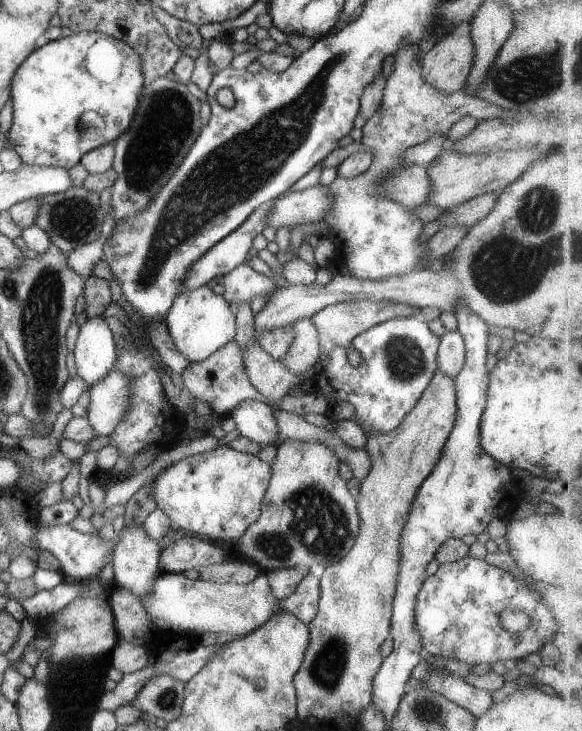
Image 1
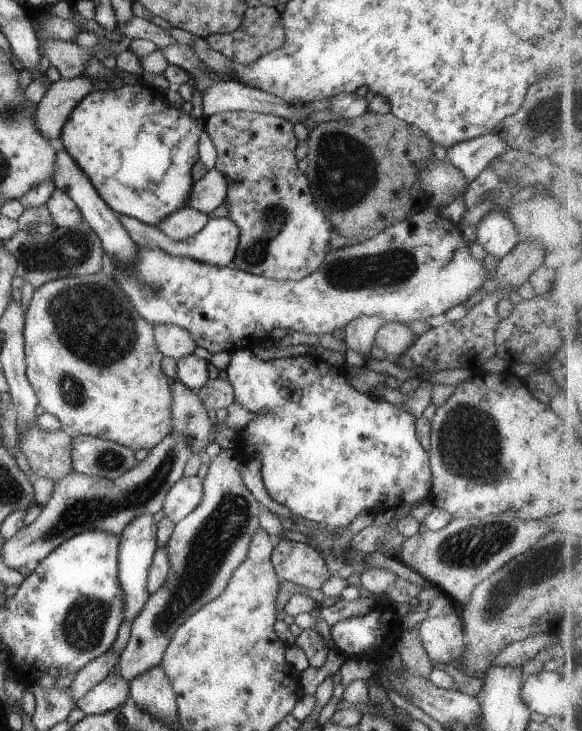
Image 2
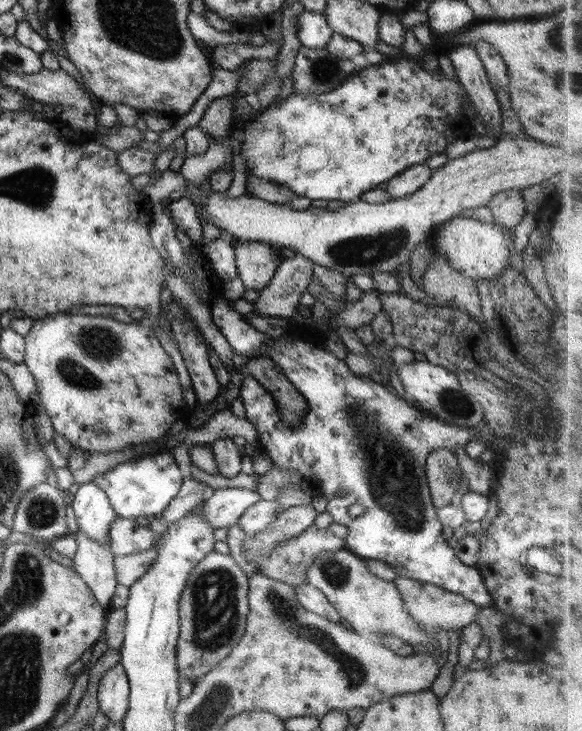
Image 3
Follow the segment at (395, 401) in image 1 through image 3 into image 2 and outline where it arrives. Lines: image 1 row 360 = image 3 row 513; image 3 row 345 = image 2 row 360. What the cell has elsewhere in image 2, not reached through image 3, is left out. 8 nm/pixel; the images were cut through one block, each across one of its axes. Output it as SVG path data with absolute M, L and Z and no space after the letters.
M237 350L230 353L230 358L232 360L225 371L228 382L231 382L234 389L235 402L238 402L242 408L246 408L248 412L255 412L260 416L260 418L255 417L252 419L242 430L237 432L237 440L233 447L234 453L240 458L242 463L249 460L260 460L260 464L262 464L260 466L262 482L270 498L273 498L282 506L287 506L292 514L296 514L296 516L301 518L308 518L308 520L314 520L314 522L328 525L332 528L346 528L362 513L376 514L386 510L396 510L400 505L416 505L431 496L432 470L430 468L429 456L427 450L424 450L424 447L418 440L415 427L416 418L408 410L397 407L385 400L379 400L373 394L358 392L350 384L346 373L329 372L330 370L327 368L322 372L320 364L316 364L316 362L322 363L323 361L315 354L311 355L308 353L297 357L262 361L256 358L252 351Z

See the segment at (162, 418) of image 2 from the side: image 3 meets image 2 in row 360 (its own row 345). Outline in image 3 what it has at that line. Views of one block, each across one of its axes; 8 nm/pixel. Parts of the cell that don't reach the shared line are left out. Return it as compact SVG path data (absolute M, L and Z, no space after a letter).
M56 313L35 319L25 336L24 364L33 374L38 396L56 434L90 453L112 452L162 438L191 409L182 396L178 374L148 323L123 323L102 315Z

